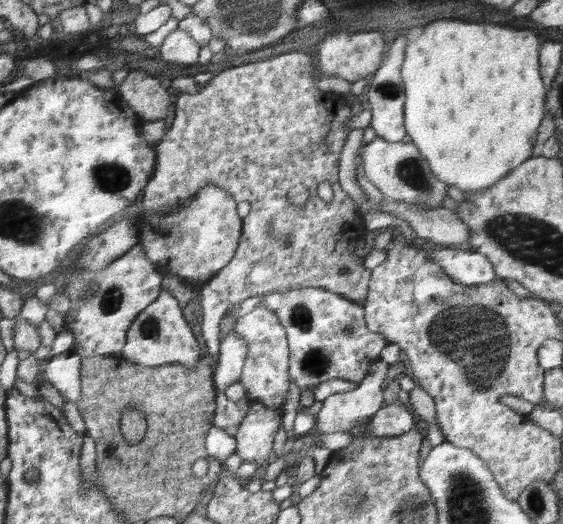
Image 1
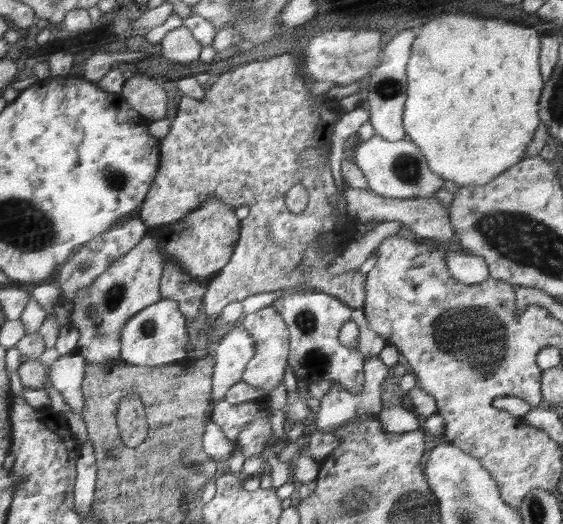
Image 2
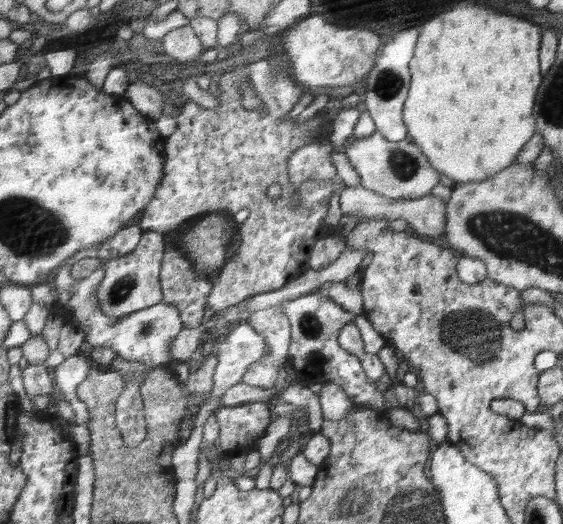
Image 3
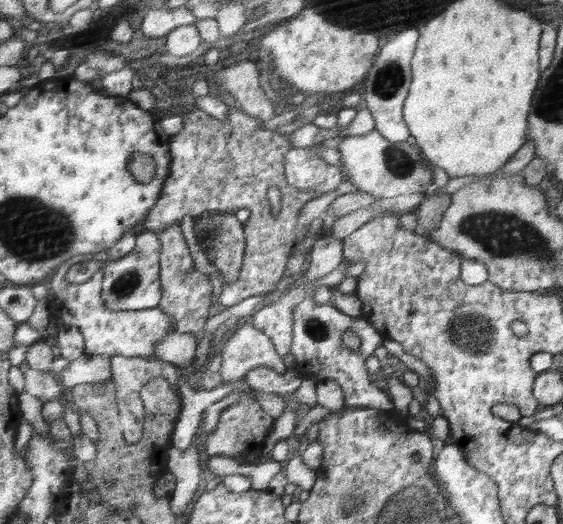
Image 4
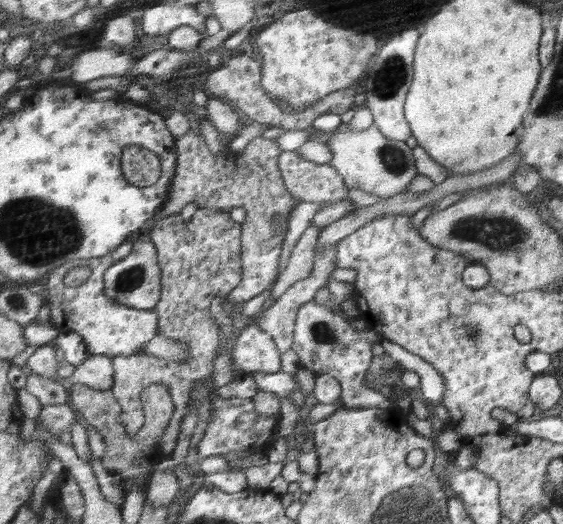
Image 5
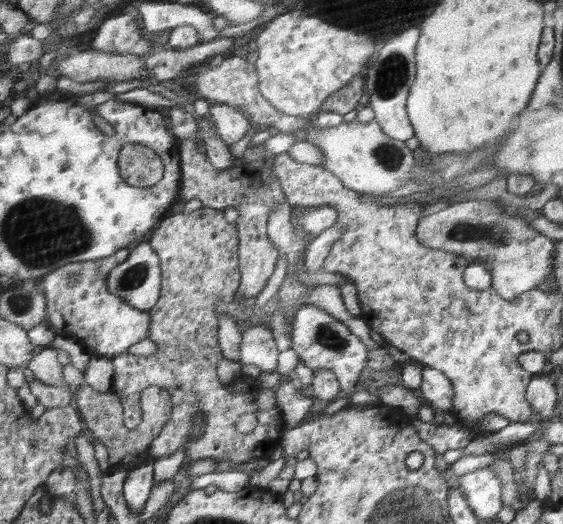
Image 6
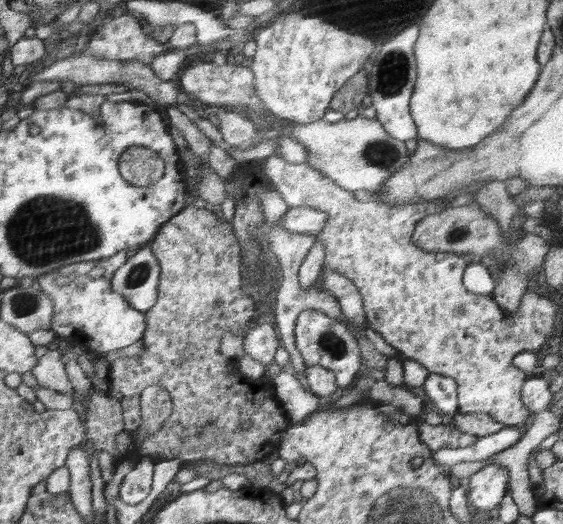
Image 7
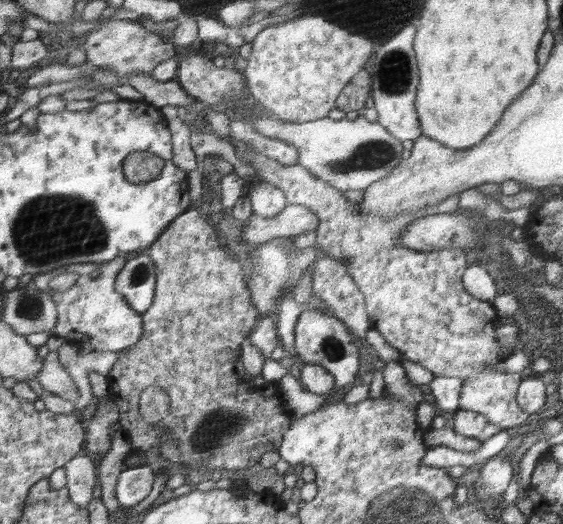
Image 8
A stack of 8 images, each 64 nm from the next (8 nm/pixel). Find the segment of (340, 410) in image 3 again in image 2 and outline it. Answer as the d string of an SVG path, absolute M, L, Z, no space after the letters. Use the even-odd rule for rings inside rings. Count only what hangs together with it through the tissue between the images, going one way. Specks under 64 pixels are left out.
M368 356L368 382L364 382L364 388L360 392L352 394L344 388L331 387L320 400L320 411L315 420L317 430L324 433L333 432L340 425L346 425L348 420L363 416L363 414L377 415L383 409L380 385L388 376L388 369L389 367L381 359Z

